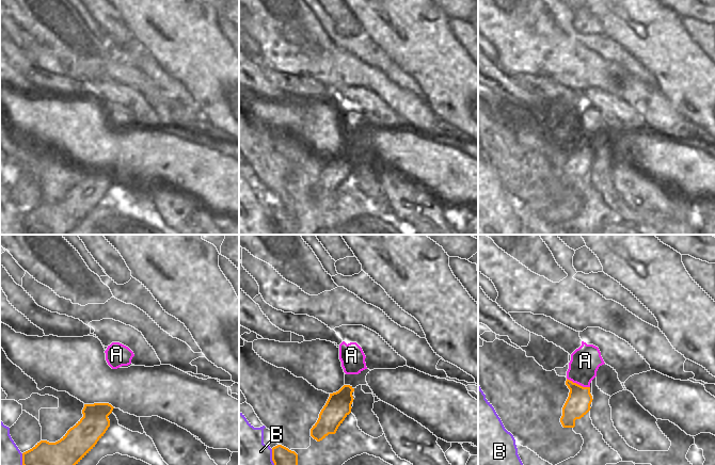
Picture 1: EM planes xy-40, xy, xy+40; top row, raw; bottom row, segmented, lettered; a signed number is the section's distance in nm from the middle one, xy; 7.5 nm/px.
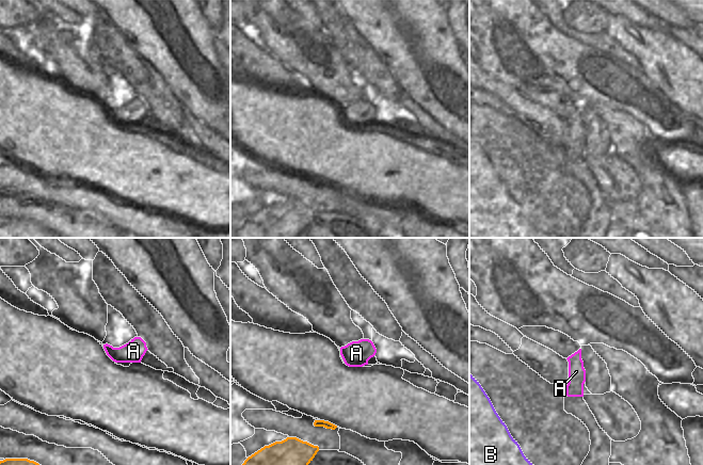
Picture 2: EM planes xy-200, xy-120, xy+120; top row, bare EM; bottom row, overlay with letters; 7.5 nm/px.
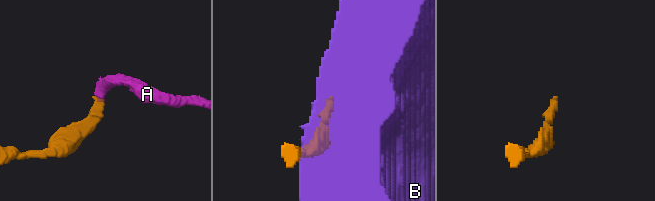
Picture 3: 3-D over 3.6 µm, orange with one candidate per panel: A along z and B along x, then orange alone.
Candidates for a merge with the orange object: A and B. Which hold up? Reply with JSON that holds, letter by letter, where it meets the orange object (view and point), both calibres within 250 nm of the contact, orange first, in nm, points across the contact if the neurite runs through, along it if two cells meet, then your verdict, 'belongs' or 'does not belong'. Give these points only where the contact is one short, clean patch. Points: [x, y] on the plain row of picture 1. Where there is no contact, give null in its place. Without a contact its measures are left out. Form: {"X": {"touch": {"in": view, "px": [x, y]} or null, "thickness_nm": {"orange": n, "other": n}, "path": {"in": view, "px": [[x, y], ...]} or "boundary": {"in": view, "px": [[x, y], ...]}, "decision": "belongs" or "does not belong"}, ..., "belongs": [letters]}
{"A": {"touch": {"in": "xy+40", "px": [577, 145]}, "thickness_nm": {"orange": 190, "other": 220}, "path": {"in": "xy+40", "px": [[577, 165], [577, 145], [585, 122]]}, "decision": "belongs"}, "B": {"touch": {"in": "xy", "px": [272, 221]}, "thickness_nm": {"orange": 180, "other": 500}, "decision": "does not belong"}, "belongs": ["A"]}

